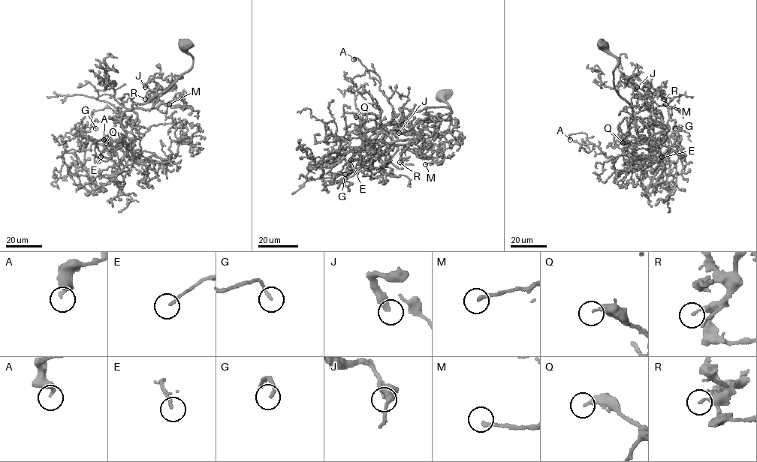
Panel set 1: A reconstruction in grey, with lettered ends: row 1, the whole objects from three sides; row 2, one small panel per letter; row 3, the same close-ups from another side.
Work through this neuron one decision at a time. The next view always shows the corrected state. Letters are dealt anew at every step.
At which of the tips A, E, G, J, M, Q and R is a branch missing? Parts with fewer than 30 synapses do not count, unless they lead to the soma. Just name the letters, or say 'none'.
E, G, M

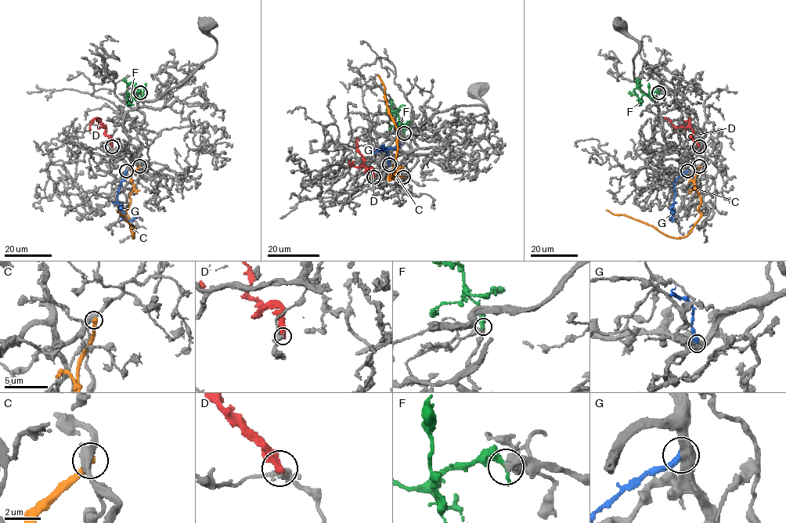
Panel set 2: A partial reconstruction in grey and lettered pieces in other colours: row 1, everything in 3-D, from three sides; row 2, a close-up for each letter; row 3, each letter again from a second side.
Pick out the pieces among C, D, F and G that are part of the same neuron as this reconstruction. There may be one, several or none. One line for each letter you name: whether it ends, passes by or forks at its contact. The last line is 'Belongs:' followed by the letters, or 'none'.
F: it ends there
Belongs: F

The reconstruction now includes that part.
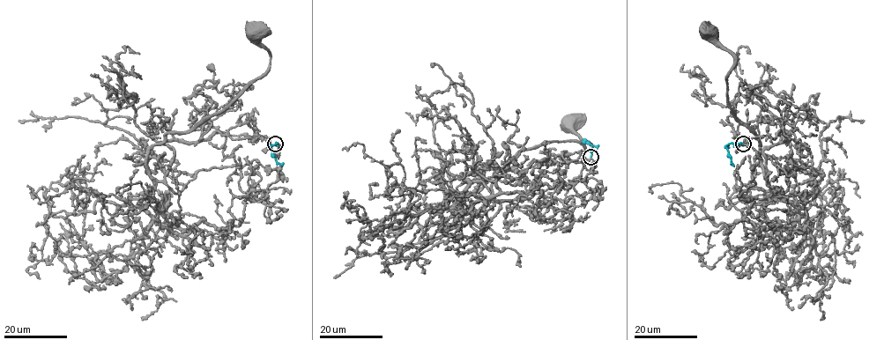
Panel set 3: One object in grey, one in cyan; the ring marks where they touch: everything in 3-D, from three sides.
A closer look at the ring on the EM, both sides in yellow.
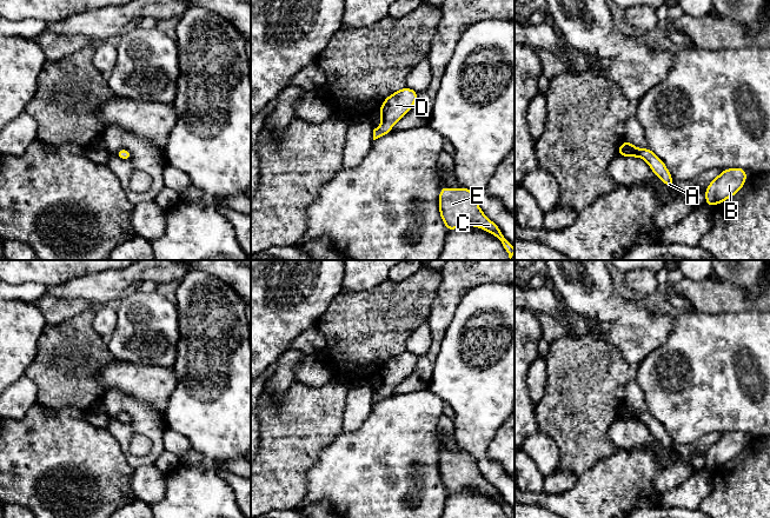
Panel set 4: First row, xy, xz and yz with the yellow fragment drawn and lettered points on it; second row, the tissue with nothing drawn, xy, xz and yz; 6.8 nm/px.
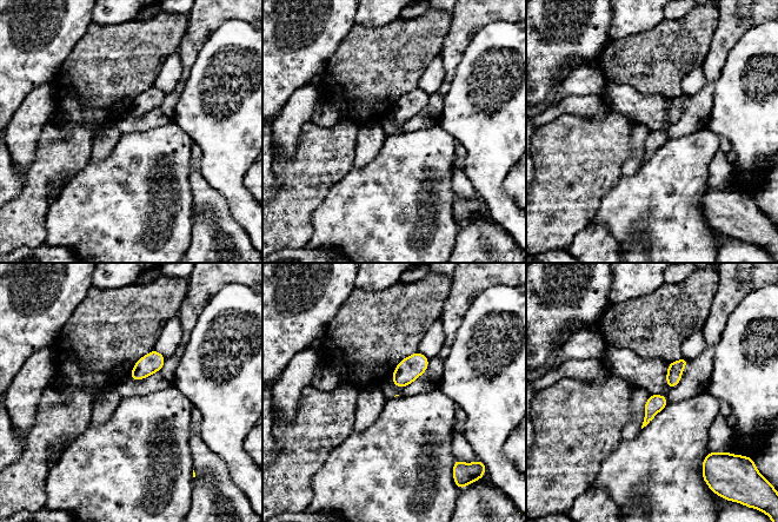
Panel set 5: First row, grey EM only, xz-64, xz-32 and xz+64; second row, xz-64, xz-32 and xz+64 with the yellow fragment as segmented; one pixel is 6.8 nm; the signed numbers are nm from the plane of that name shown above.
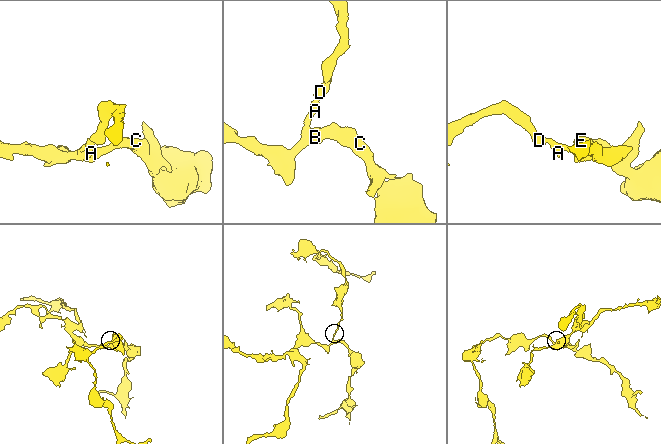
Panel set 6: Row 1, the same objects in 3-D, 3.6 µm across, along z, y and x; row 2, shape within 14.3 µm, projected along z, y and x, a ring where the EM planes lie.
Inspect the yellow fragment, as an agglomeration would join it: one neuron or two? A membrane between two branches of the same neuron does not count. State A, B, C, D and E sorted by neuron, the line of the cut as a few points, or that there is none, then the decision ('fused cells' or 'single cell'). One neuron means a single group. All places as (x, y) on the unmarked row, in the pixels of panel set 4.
A B C D E; no cut; single cell

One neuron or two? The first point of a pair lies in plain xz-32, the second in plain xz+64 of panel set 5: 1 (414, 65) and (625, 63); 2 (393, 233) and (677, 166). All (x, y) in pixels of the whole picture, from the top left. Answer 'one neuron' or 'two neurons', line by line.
1: one neuron
2: one neuron

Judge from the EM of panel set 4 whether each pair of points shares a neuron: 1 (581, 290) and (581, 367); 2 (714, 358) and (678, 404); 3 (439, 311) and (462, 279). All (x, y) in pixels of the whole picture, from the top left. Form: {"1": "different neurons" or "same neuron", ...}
{"1": "different neurons", "2": "same neuron", "3": "same neuron"}

